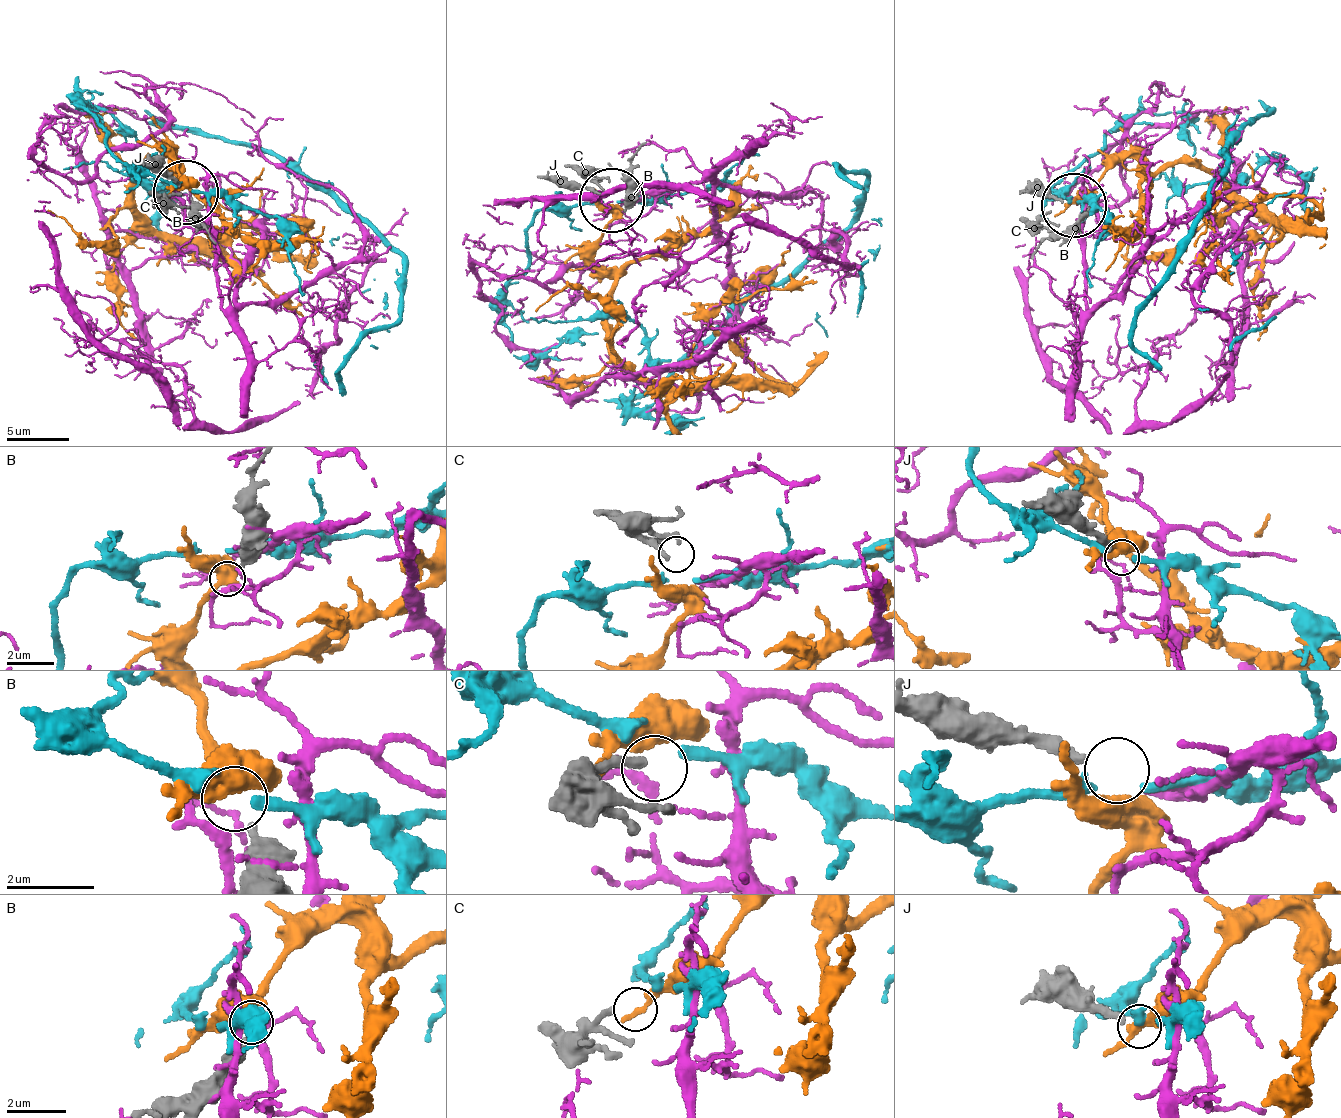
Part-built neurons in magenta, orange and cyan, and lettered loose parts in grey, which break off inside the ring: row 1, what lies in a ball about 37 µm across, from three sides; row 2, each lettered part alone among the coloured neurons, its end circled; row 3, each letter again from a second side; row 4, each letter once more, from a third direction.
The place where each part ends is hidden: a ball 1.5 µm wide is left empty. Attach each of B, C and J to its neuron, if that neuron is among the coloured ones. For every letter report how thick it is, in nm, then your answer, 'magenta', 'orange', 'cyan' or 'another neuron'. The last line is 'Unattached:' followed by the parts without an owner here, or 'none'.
B: 340 nm | orange
C: 190 nm | another neuron
J: 260 nm | another neuron
Unattached: C, J

